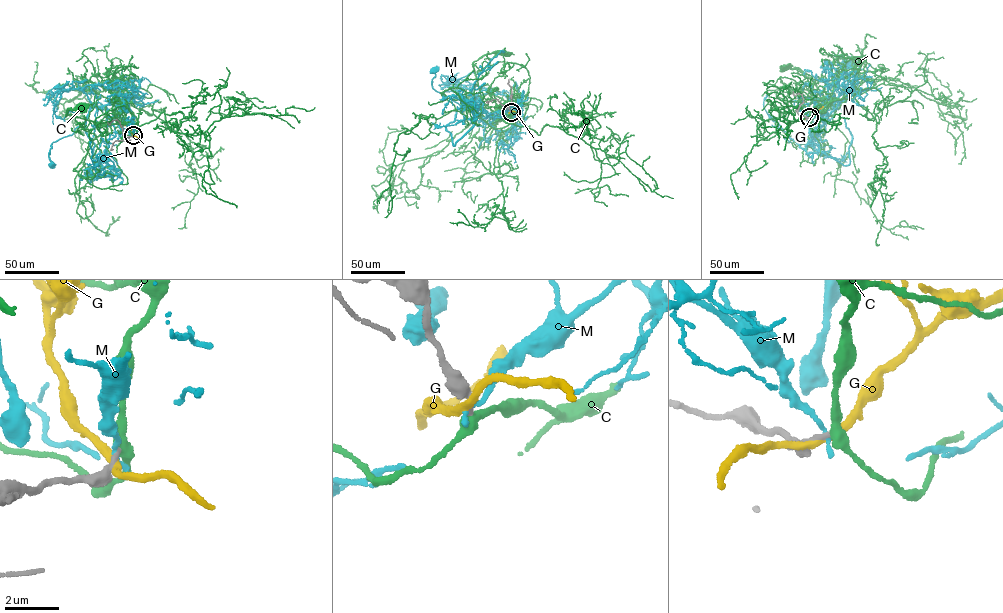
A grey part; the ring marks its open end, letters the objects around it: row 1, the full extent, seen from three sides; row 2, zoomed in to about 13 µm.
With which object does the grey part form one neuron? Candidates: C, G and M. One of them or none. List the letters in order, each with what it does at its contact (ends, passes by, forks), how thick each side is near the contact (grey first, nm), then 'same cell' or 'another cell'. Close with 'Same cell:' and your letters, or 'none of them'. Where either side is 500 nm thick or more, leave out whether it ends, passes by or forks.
C: it passes by | 180/400 nm | same cell
G: it passes by | 400/280 nm | another cell
M: it ends | 200/190 nm | another cell
Same cell: C

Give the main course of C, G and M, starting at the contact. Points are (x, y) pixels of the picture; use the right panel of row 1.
C: (809, 117), (810, 103), (823, 104), (830, 96), (826, 106), (813, 79), (799, 68), (785, 66)
G: (808, 117), (823, 107), (821, 111)
M: (809, 117), (799, 105), (818, 116), (827, 115), (848, 96), (848, 88), (839, 108), (813, 112), (810, 123)

